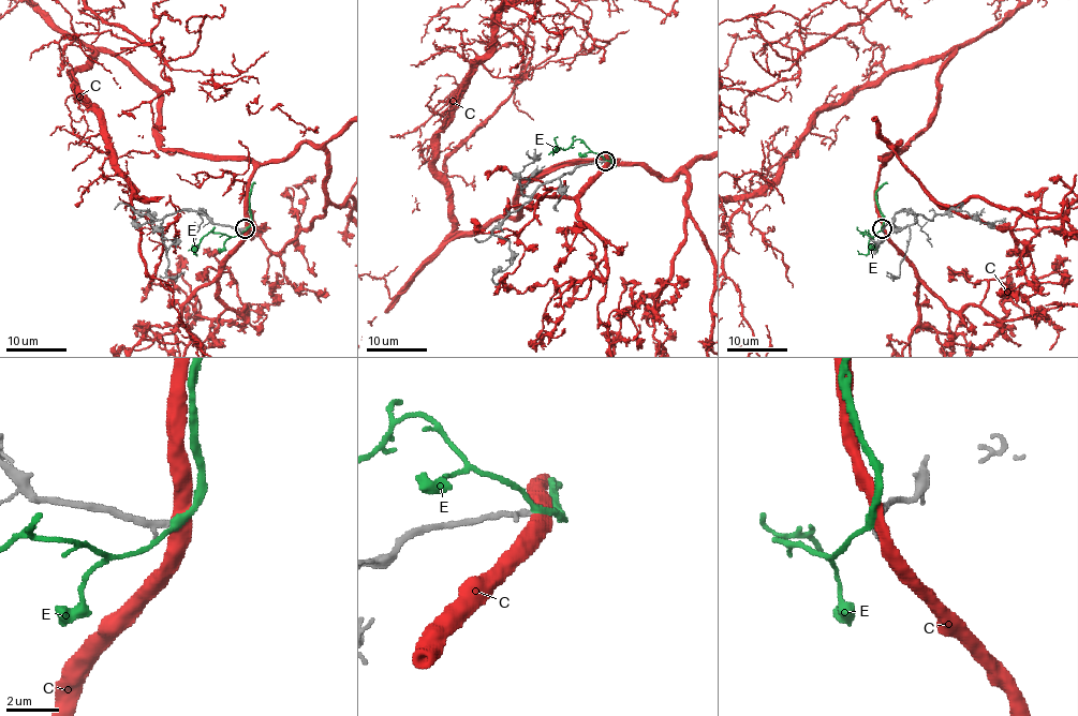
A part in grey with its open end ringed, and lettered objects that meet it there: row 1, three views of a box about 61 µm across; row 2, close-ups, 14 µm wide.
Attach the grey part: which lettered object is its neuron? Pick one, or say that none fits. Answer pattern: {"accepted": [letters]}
{"accepted": ["E"]}

